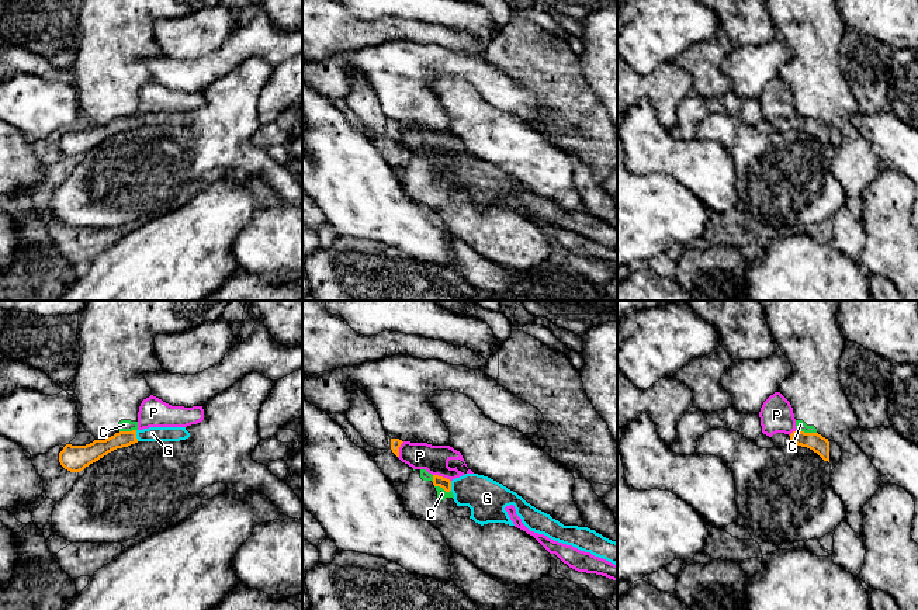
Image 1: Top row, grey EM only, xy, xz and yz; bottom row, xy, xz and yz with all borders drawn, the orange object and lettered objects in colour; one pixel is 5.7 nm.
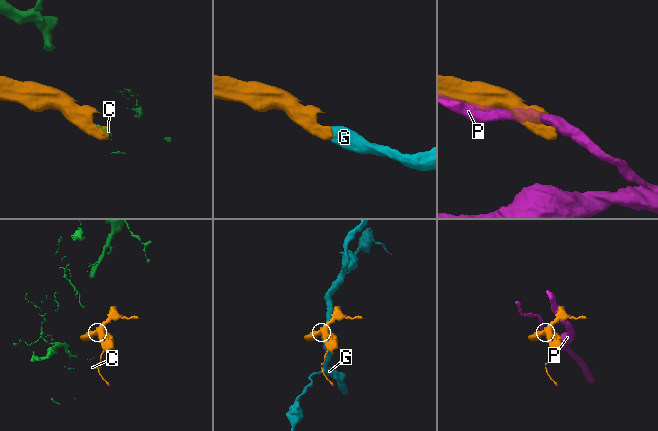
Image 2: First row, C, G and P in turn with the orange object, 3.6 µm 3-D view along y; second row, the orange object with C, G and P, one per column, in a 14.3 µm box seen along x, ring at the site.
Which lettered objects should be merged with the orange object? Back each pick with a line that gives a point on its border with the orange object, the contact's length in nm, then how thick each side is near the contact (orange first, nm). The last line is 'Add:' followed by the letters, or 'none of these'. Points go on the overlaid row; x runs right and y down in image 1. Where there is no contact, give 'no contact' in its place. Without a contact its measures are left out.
G: contact xy (135, 436); length 70 nm; calibres 110 and 80 nm
Add: G

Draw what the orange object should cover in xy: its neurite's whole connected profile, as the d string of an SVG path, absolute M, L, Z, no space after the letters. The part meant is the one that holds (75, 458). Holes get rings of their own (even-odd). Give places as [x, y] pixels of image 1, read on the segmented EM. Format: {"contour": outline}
{"contour": "M149 427L119 431L105 440L94 440L86 446L66 444L59 453L60 465L70 472L80 472L108 453L138 441L180 441L190 437L186 427Z"}

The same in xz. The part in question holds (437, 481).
{"contour": "M465 474L453 481L433 475L433 485L453 492L457 506L468 506L475 523L484 526L488 523L505 523L515 526L510 520L506 506L513 505L522 523L534 533L544 534L548 538L572 545L581 551L590 552L617 565L617 543L588 527L564 526L550 514L527 503L516 492L502 484L478 474Z"}

